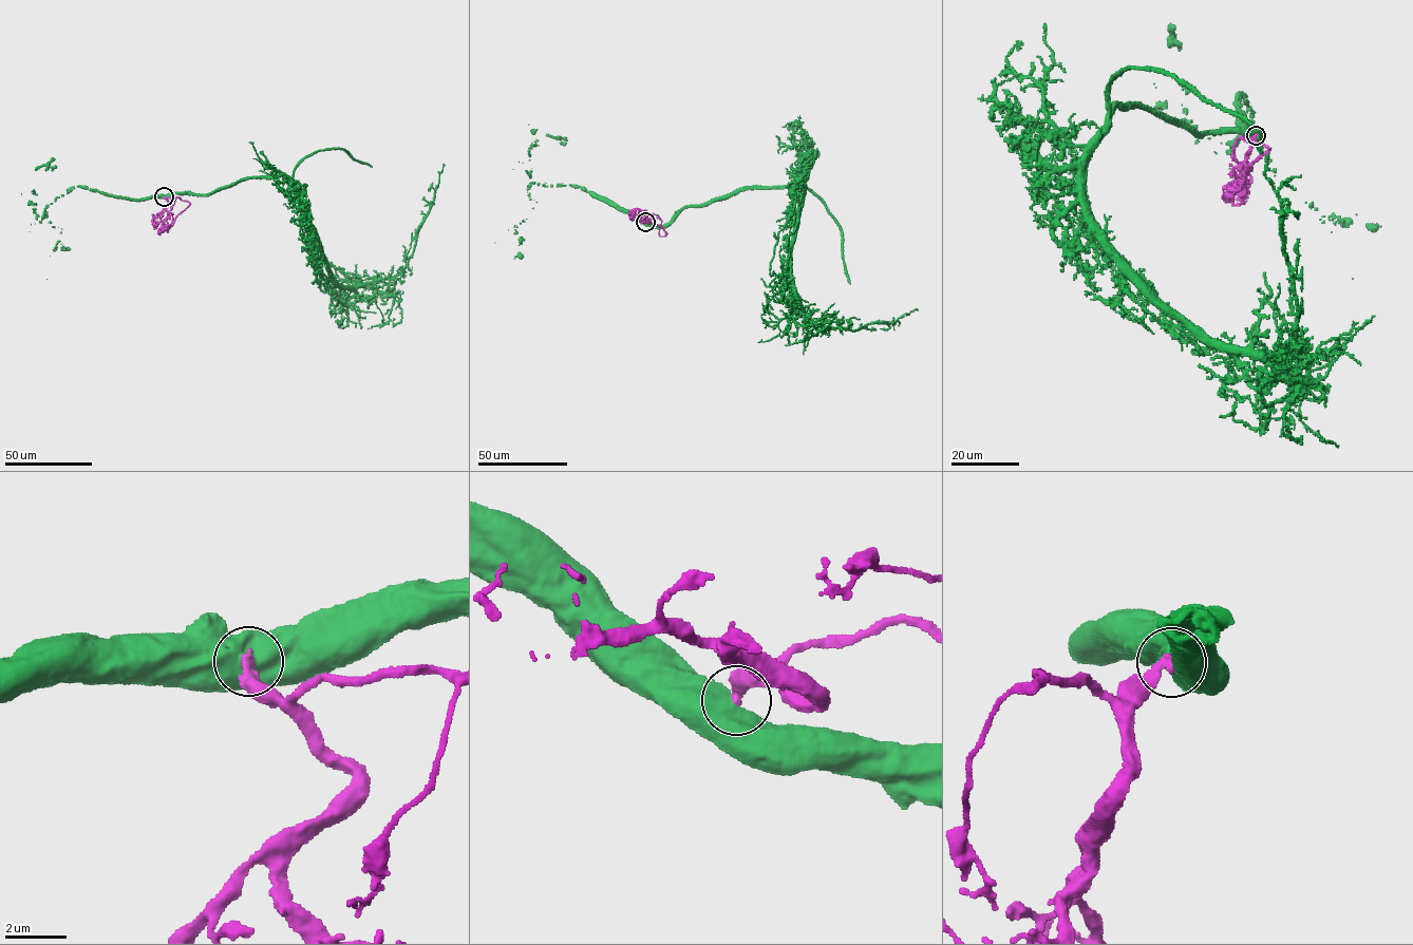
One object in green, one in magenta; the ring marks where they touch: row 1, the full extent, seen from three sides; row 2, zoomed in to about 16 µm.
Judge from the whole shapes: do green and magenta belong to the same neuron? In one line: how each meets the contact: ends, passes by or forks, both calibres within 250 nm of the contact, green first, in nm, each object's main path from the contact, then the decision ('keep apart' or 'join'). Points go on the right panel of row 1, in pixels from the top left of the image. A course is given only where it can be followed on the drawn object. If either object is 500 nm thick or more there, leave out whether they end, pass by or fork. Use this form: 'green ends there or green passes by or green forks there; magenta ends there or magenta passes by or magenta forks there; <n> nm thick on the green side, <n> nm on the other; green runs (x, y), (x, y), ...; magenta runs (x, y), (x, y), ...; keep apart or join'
850 nm thick on the green side, 360 nm on the other; green runs (1256, 135), (1115, 106), (1084, 192), (1164, 304), (1225, 346), (1291, 355), (1292, 268), (1259, 136); magenta runs (1256, 135), (1241, 137), (1268, 147), (1268, 150), (1253, 162), (1244, 181); keep apart

